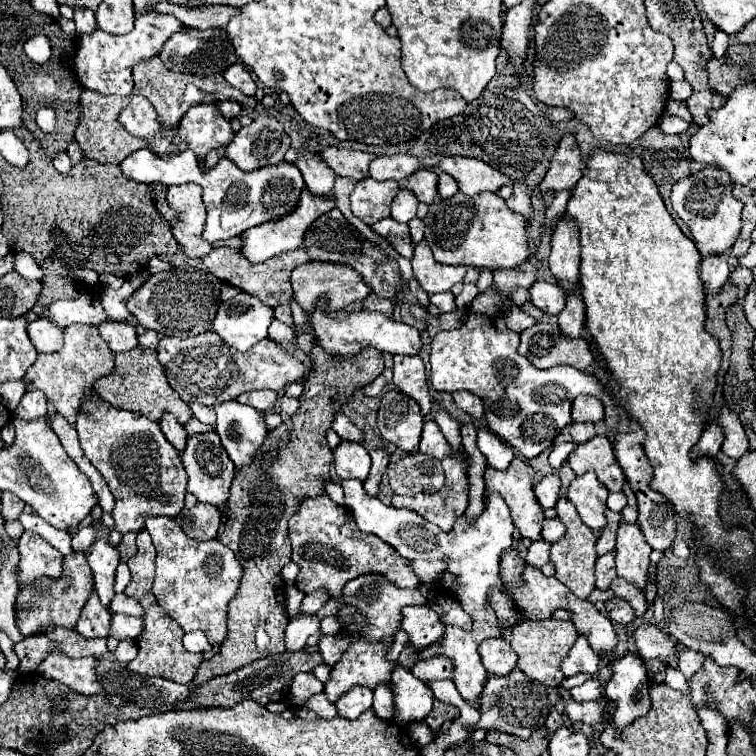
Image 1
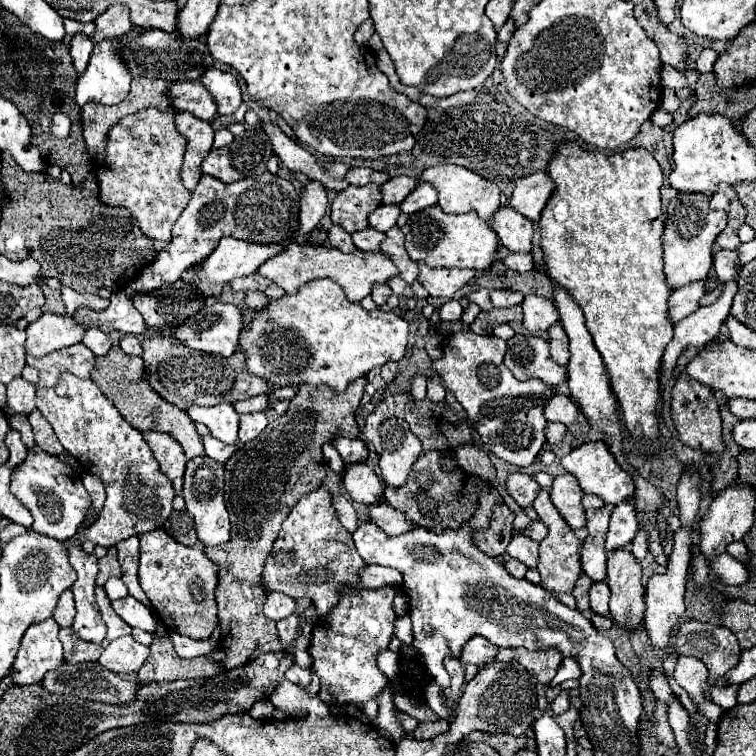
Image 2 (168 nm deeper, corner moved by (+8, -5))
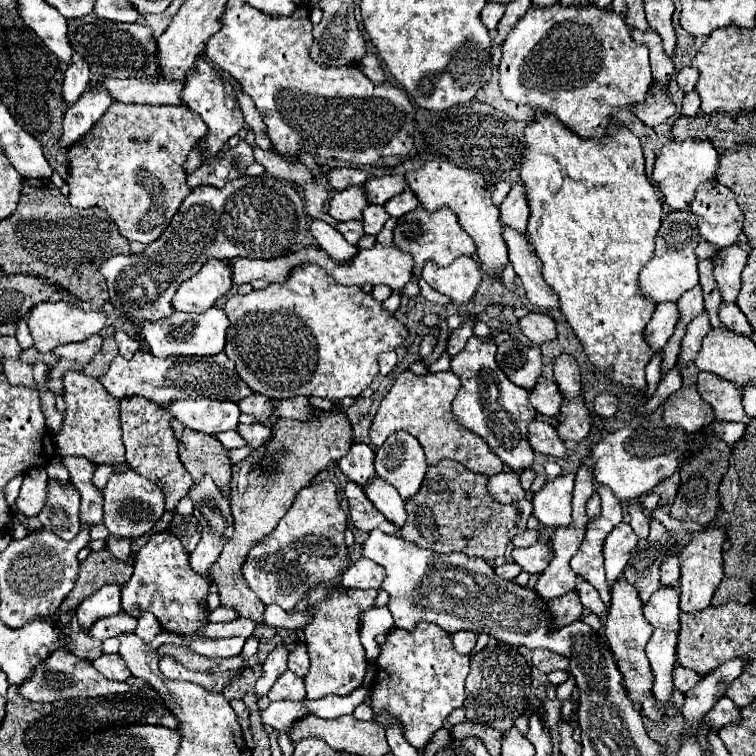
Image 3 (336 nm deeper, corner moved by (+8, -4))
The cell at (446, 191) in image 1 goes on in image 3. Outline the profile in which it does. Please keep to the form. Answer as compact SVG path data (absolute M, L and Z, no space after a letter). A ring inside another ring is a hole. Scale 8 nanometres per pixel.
M404 190L402 194L394 196L392 200L388 200L388 202L384 204L386 212L388 212L392 218L400 218L402 214L406 214L406 212L418 208L418 206L420 206L420 202L416 200L416 196L412 196L410 190Z

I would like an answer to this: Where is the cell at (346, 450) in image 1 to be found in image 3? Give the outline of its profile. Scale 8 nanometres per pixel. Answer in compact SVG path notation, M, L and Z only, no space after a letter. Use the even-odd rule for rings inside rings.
M376 478L372 480L372 484L368 488L364 488L366 496L370 498L370 502L398 528L404 526L406 522L406 510L404 510L404 500L400 498L400 494L396 492L396 488L392 488L392 484Z

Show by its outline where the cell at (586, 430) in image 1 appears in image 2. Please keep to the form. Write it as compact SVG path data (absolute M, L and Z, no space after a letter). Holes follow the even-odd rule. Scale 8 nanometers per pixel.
M550 423L548 429L546 429L546 441L548 443L560 443L566 435L566 425L560 425L560 423Z

